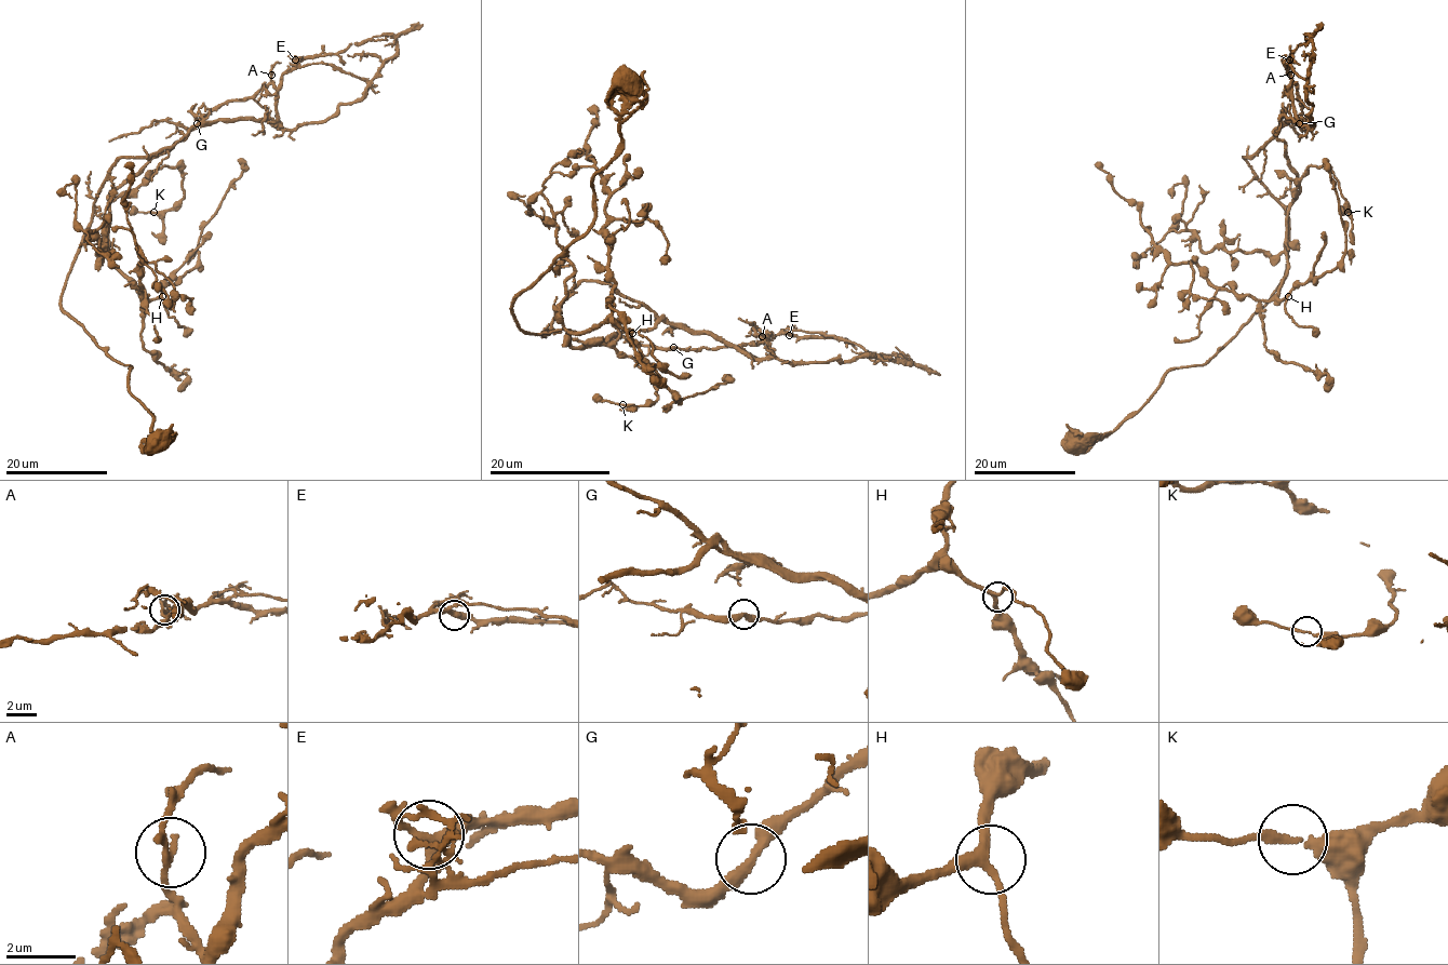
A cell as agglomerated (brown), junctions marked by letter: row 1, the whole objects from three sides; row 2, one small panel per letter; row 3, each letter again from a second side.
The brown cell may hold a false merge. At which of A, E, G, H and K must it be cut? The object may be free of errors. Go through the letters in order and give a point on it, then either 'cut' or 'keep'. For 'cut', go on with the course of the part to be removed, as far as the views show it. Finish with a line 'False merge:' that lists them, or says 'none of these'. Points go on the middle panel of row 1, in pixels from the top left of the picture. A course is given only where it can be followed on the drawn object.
A: (762, 336) | cut | (762, 336), (902, 354), (940, 375)
E: (789, 335) | keep
G: (673, 347) | keep
H: (632, 333) | keep
K: (622, 404) | keep
False merge: A

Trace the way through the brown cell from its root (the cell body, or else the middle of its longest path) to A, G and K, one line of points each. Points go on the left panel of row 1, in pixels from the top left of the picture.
A: (157, 444), (131, 366), (62, 289), (153, 158), (217, 121), (278, 124), (272, 75)
G: (157, 444), (131, 366), (61, 296), (112, 191), (197, 128), (278, 124), (277, 89), (197, 123)
K: (157, 444), (131, 366), (61, 303), (78, 249), (106, 242), (109, 205), (178, 166), (184, 196), (153, 213)

